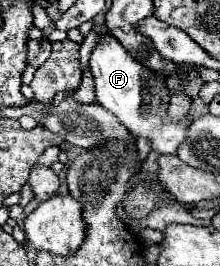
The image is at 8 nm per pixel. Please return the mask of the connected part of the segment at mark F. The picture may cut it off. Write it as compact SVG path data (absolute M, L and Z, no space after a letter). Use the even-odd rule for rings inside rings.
M110 33L100 35L96 47L92 49L92 55L88 59L88 69L94 77L94 93L98 103L108 109L110 113L114 113L118 117L118 121L128 127L128 131L134 137L148 137L152 141L152 149L160 151L160 153L170 153L174 155L180 147L180 143L186 139L186 129L192 123L192 117L188 115L184 121L174 123L168 119L166 113L160 113L160 95L158 95L158 87L156 87L156 75L150 69L144 69L138 61L134 61L130 57L130 53L120 45L120 41L116 37L112 37ZM148 85L150 87L150 97L152 97L152 105L144 107L142 101L142 87Z

